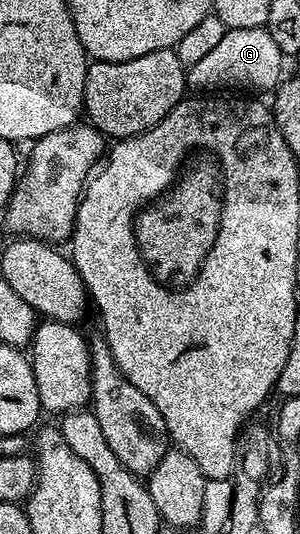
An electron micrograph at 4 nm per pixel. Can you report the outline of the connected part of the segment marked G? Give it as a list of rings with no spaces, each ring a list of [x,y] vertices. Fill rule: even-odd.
[[[264,26],[259,28],[228,29],[222,42],[199,62],[188,66],[186,84],[195,91],[221,91],[223,87],[251,87],[274,90],[283,74],[284,54],[276,46]]]

